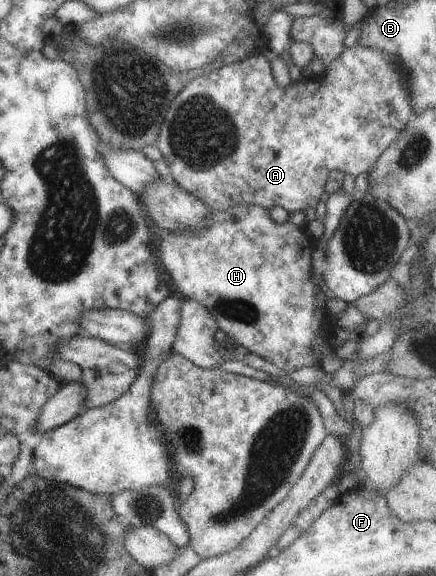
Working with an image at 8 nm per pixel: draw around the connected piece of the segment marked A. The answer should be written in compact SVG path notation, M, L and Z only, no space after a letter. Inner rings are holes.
M352 44L350 48L343 48L342 52L332 62L329 62L324 71L316 78L302 78L290 81L287 86L278 86L270 73L269 60L262 54L246 55L242 60L228 65L219 65L211 68L210 72L201 74L188 81L176 93L172 102L168 105L164 118L159 126L159 131L154 140L154 146L160 151L161 158L168 168L168 179L176 182L181 189L188 194L201 200L208 208L214 210L228 210L234 204L249 204L261 206L269 210L273 206L284 208L289 214L292 212L303 212L306 208L314 208L318 201L323 199L324 182L328 172L340 170L344 174L358 176L368 172L376 158L388 148L388 145L396 138L397 134L404 128L408 119L412 117L412 100L408 98L408 82L405 81L402 72L396 68L392 58L372 46L360 46Z

